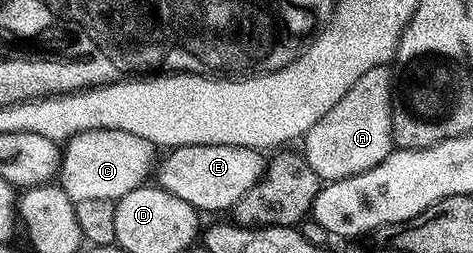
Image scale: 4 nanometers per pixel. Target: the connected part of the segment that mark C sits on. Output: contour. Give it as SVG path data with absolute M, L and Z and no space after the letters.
M90 129L86 133L71 135L63 144L58 186L75 204L99 199L115 201L145 186L157 163L158 148L146 141L146 137L138 137L122 129Z

